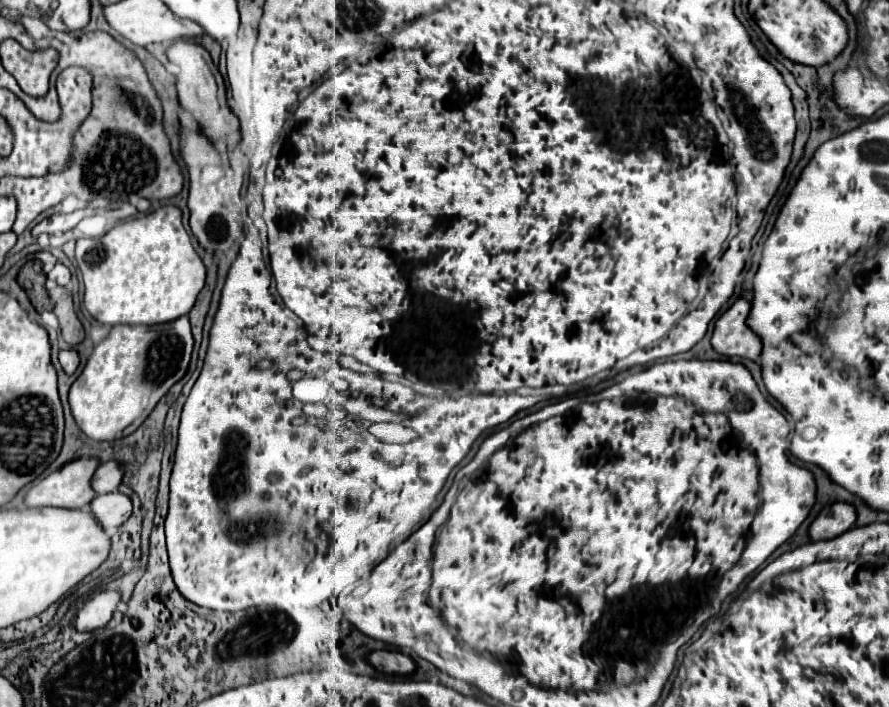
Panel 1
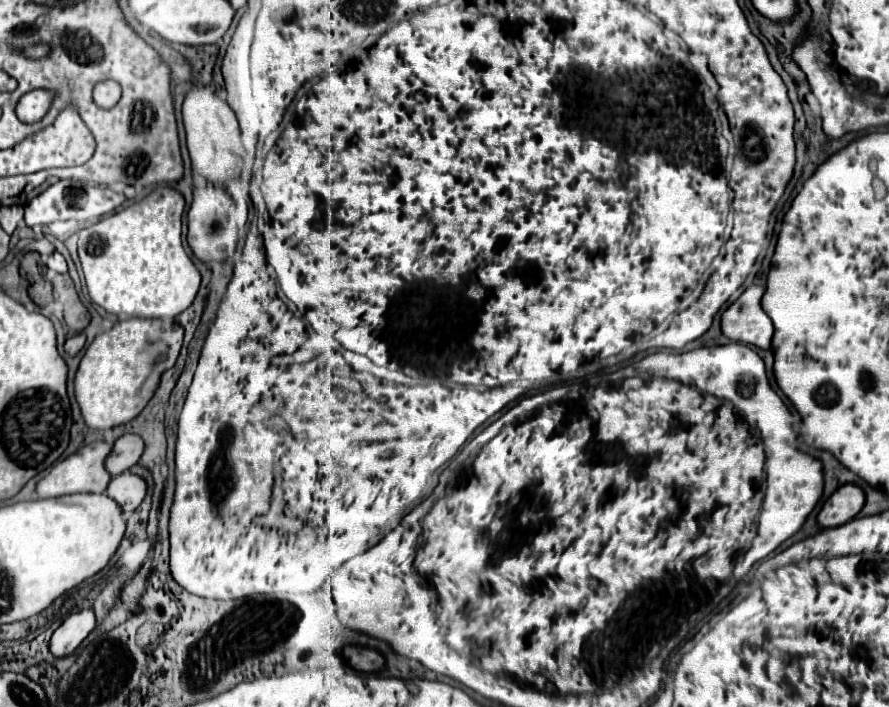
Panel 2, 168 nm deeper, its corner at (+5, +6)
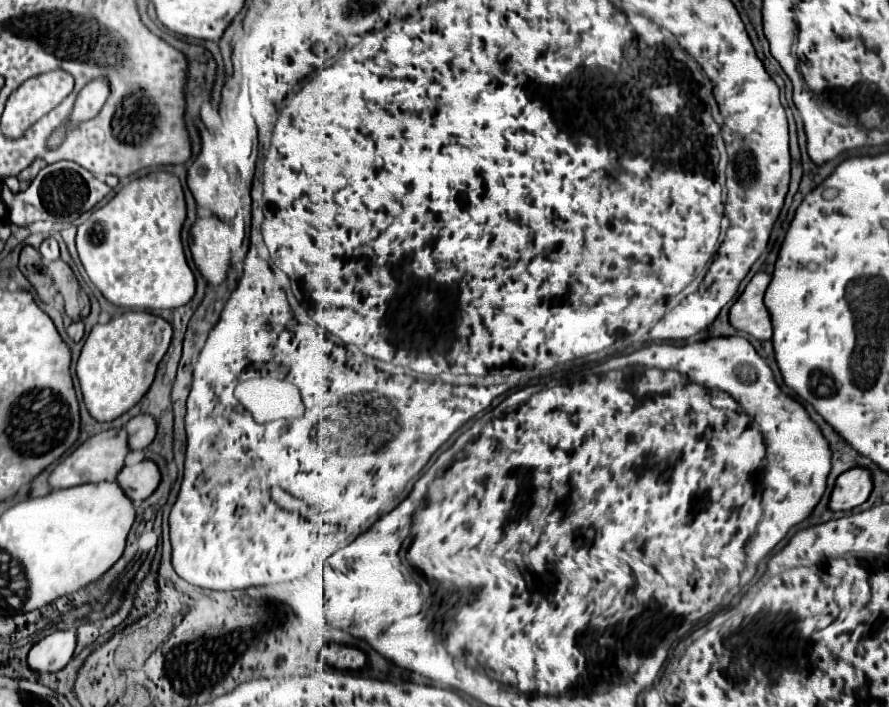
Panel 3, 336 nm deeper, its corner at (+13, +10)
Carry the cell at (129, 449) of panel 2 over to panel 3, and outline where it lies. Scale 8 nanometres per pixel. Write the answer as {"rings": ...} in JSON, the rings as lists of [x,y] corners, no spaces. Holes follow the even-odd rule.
{"rings":[[[140,414],[140,416],[132,418],[126,424],[126,432],[128,432],[128,446],[130,446],[130,450],[142,450],[156,436],[156,422],[148,414]]]}

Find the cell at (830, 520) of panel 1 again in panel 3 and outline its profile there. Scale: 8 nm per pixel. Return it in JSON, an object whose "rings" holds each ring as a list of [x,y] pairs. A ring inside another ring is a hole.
{"rings":[[[852,468],[838,476],[834,490],[830,494],[828,508],[832,512],[852,510],[868,500],[872,492],[872,478],[870,472],[864,468]]]}

